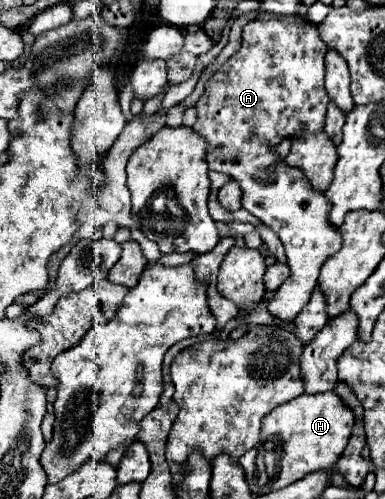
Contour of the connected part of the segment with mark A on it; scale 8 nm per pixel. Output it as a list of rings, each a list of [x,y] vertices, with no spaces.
[[[258,16],[244,26],[242,46],[240,50],[206,82],[204,94],[196,102],[198,122],[194,124],[200,136],[208,142],[206,160],[210,170],[224,172],[232,176],[242,188],[242,208],[262,220],[268,228],[272,228],[282,240],[288,256],[290,278],[278,288],[276,296],[268,304],[268,312],[280,320],[294,320],[302,306],[310,300],[310,294],[318,282],[320,268],[328,256],[340,250],[342,232],[328,220],[330,202],[324,192],[314,190],[310,180],[301,169],[286,166],[278,162],[274,146],[284,138],[292,138],[300,134],[300,130],[312,133],[323,130],[325,124],[328,94],[324,90],[324,54],[328,46],[320,40],[316,24],[308,20],[268,20],[274,16]]]

